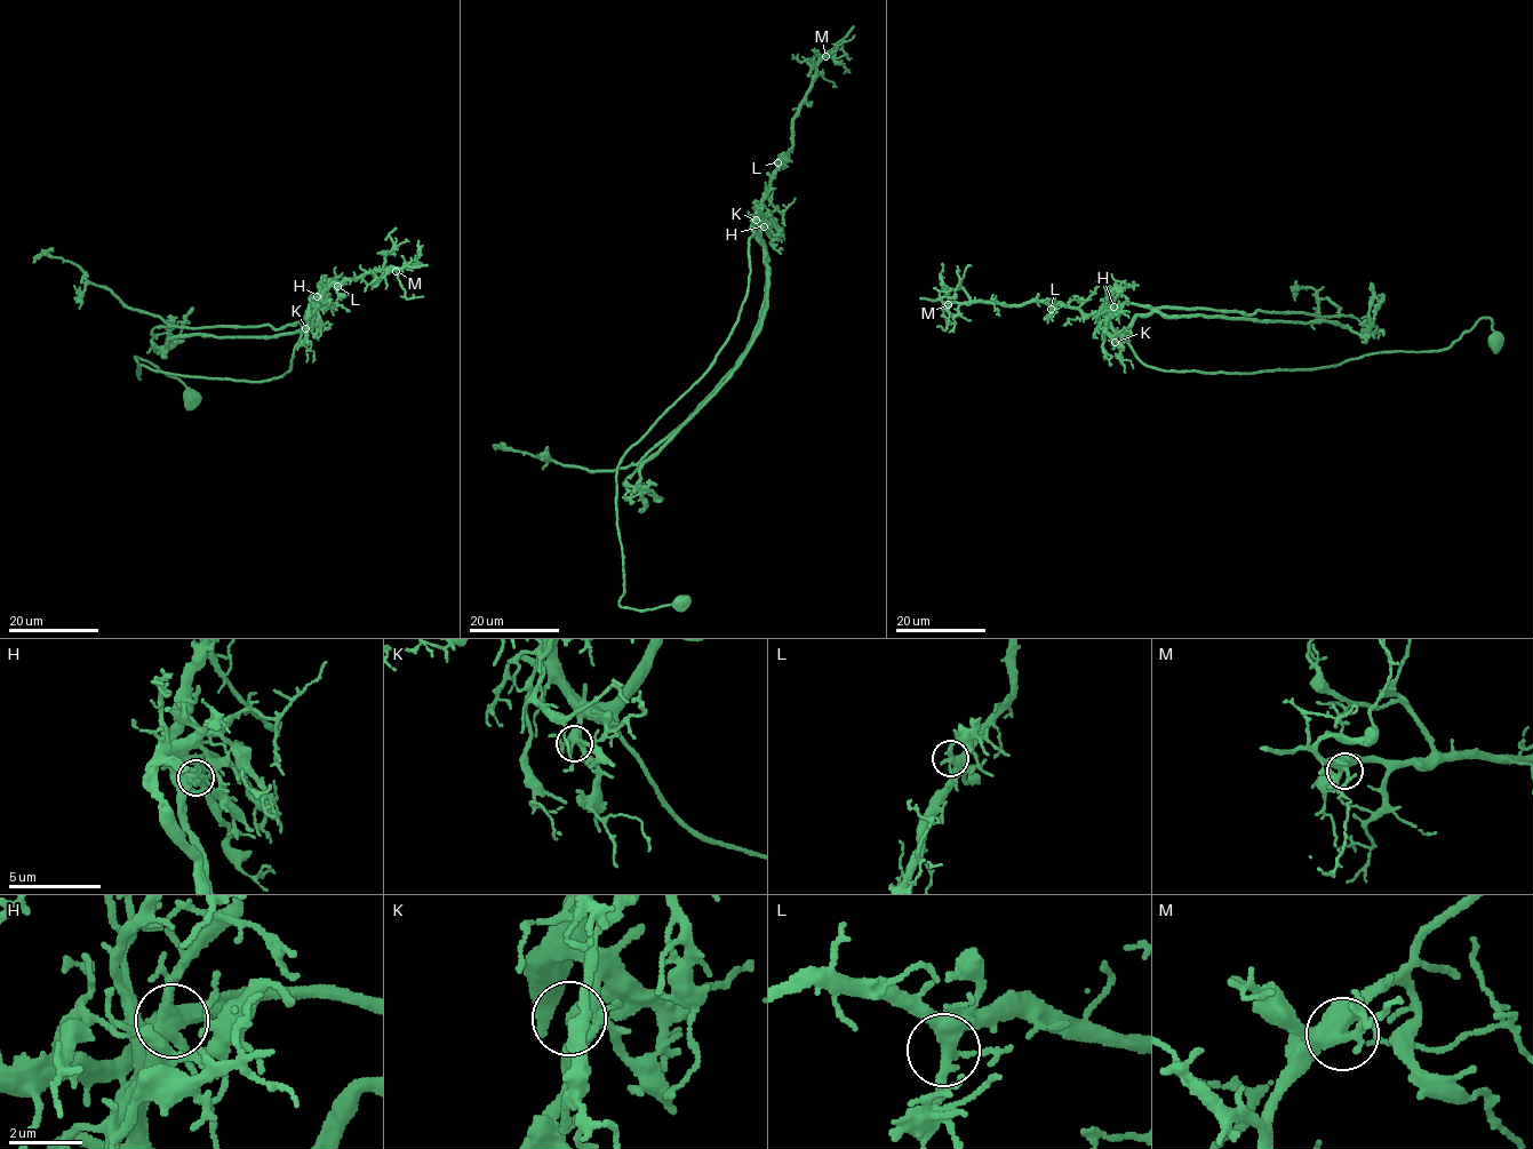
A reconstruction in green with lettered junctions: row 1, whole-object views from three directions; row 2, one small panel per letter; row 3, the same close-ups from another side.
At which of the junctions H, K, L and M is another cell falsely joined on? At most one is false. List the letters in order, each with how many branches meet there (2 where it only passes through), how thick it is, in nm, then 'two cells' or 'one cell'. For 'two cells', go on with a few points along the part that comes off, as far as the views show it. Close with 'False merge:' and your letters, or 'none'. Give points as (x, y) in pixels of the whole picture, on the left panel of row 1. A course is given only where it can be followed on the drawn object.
H: branches 5; calibre 480 nm; two cells; course (317, 295), (311, 316), (277, 329), (173, 326), (129, 309), (76, 264), (46, 254), (32, 262)
K: branches 5; calibre 360 nm; one cell
L: branches 5; calibre 340 nm; one cell
M: branches 5; calibre 360 nm; one cell
False merge: H

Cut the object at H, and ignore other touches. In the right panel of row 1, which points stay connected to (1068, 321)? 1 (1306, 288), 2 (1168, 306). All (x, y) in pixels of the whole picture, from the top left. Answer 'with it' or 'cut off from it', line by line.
1: with it
2: with it

